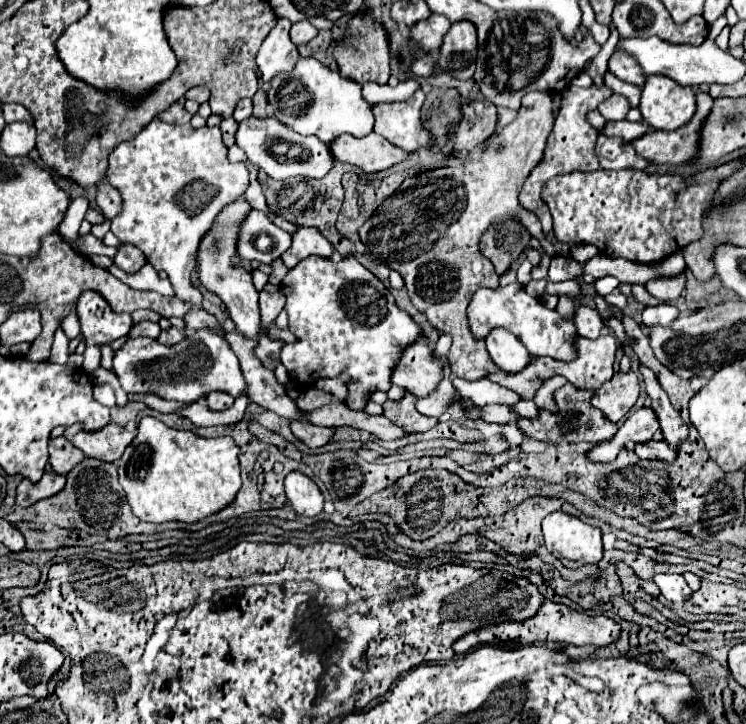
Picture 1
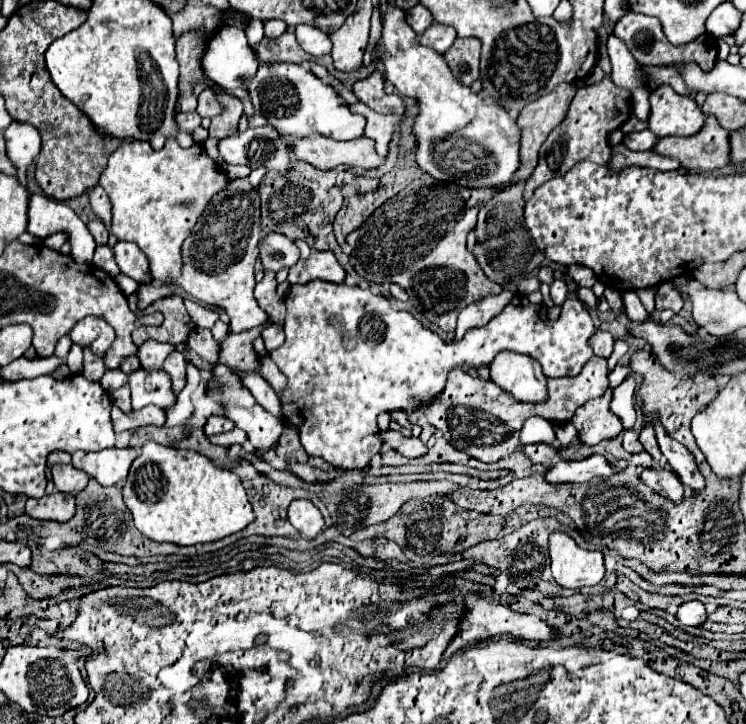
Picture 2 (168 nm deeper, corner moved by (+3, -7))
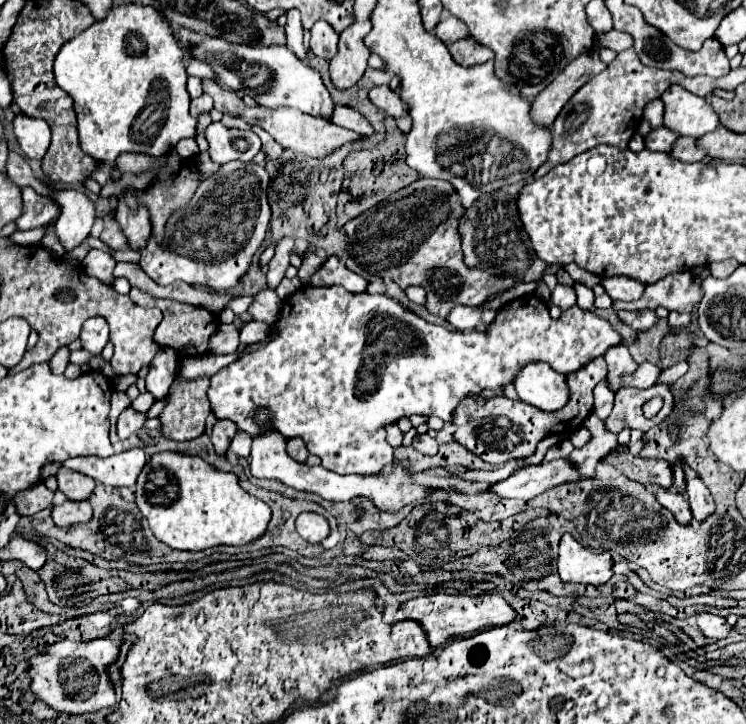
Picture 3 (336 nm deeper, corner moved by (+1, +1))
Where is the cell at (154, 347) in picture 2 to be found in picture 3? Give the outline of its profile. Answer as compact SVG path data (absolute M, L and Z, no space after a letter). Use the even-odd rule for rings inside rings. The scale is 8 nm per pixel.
M164 347L152 359L150 373L146 377L146 389L148 393L152 393L156 401L168 395L168 389L174 383L174 375L176 375L176 363L178 363L178 357L174 349L164 349Z

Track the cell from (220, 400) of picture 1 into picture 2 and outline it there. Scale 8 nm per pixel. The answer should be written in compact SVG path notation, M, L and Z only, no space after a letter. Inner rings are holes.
M212 415L206 421L204 433L206 435L214 435L214 433L222 433L222 431L230 431L234 427L234 421L230 421L226 415Z

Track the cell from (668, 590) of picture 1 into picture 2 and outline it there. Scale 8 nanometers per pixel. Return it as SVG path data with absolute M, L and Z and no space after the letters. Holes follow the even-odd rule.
M686 601L682 605L678 605L676 609L676 619L686 625L686 627L694 627L694 625L702 625L706 619L706 609L700 601Z

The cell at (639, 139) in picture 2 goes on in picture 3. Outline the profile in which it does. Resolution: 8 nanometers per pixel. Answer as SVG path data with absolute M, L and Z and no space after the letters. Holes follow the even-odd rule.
M660 127L660 129L652 129L644 143L646 143L646 149L650 149L650 151L670 153L674 149L674 143L676 143L678 137L680 137L678 133L672 133L670 129Z

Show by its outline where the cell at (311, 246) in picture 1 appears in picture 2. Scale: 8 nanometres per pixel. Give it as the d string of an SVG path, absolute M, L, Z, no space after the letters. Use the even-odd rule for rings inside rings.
M312 249L308 259L300 259L288 271L290 271L288 273L290 285L306 283L306 281L312 281L312 279L342 283L344 275L346 275L332 251L316 251L316 249Z

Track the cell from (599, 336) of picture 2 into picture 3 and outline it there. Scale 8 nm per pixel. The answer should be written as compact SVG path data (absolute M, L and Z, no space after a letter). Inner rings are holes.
M618 345L616 349L608 349L606 363L608 363L606 381L608 381L608 387L612 389L612 393L618 393L624 387L622 375L632 375L638 369L638 363L632 359L626 345Z

